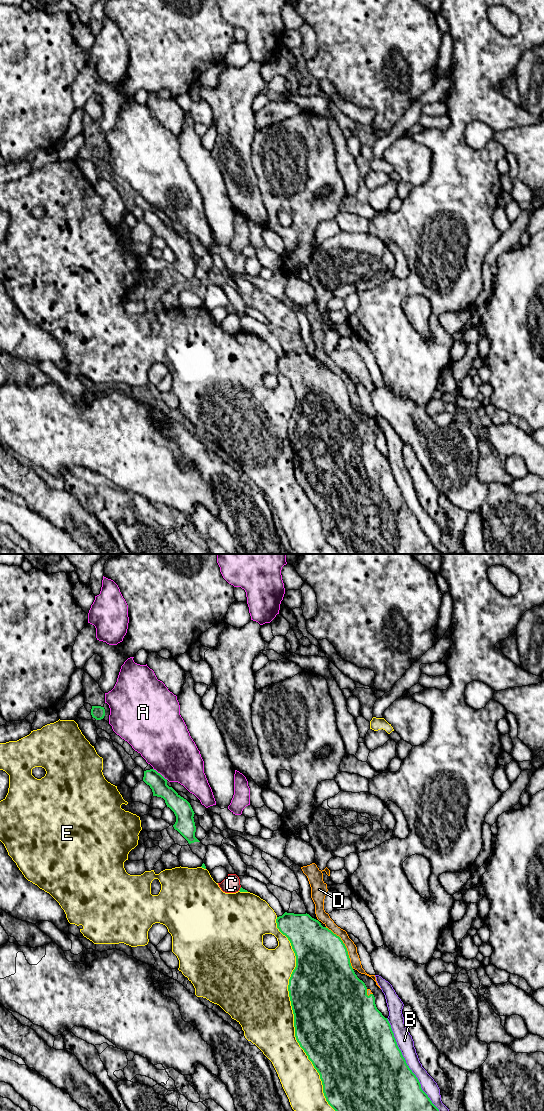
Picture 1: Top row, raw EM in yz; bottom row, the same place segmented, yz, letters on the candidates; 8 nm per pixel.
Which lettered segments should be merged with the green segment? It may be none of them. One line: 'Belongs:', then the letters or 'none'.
Belongs: D

